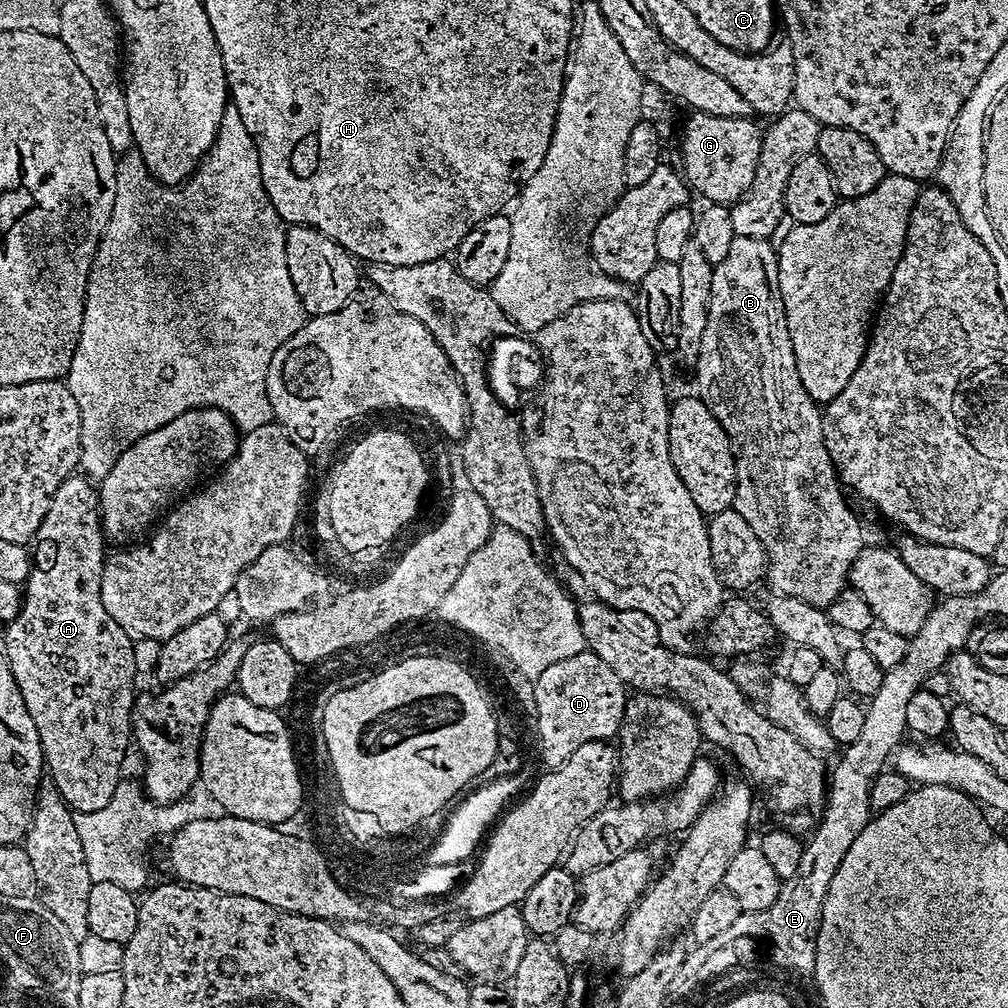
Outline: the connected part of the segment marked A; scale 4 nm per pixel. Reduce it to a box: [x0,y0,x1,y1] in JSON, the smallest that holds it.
[2,474,138,804]

